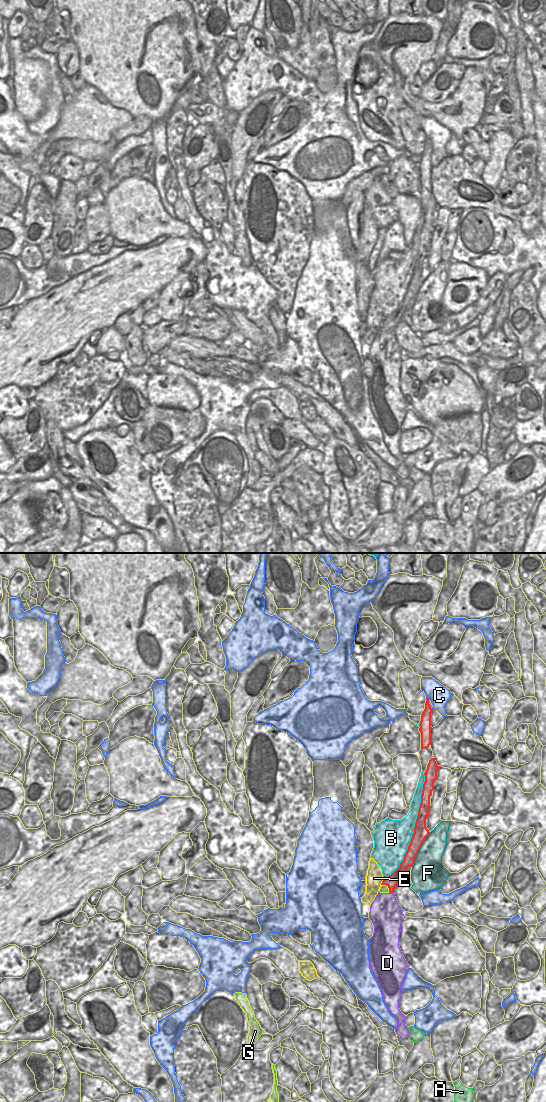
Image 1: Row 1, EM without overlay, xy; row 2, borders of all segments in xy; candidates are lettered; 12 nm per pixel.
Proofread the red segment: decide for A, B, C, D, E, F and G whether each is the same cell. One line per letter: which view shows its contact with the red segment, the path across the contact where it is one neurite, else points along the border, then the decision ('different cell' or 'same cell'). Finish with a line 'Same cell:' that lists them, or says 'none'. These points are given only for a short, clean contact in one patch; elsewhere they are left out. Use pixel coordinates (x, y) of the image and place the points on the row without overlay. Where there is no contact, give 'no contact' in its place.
A: xy | different cell
B: xy | different cell
C: xy | different cell
D: xy | different cell
E: xy | different cell
F: xy | along xy (430, 272), (423, 282), (412, 307) | different cell
G: xy | different cell
Same cell: none

